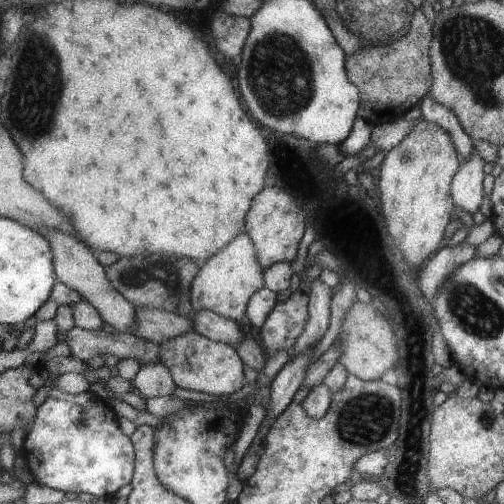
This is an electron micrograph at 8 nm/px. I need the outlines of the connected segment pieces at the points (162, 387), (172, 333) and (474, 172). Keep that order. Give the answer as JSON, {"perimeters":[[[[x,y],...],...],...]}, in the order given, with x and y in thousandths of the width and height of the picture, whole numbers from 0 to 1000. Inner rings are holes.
{"perimeters":[[[[317,716],[276,726],[268,750],[260,750],[262,774],[272,774],[290,792],[337,784],[345,758],[327,724]]],[[[266,611],[266,617],[268,647],[260,663],[280,675],[315,685],[379,657],[379,633],[312,611]]],[[[938,298],[927,317],[911,321],[911,333],[895,361],[897,401],[903,411],[935,425],[950,413],[960,391],[954,375],[954,361],[962,353],[960,325],[962,319],[946,306],[946,298]]]]}

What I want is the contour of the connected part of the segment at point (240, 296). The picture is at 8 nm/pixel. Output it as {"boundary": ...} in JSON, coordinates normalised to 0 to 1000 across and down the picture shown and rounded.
{"boundary":[[[482,460],[452,486],[395,524],[377,560],[377,605],[385,619],[411,615],[442,631],[486,641],[490,603],[502,581],[524,571],[524,540],[508,512],[500,474]]]}

